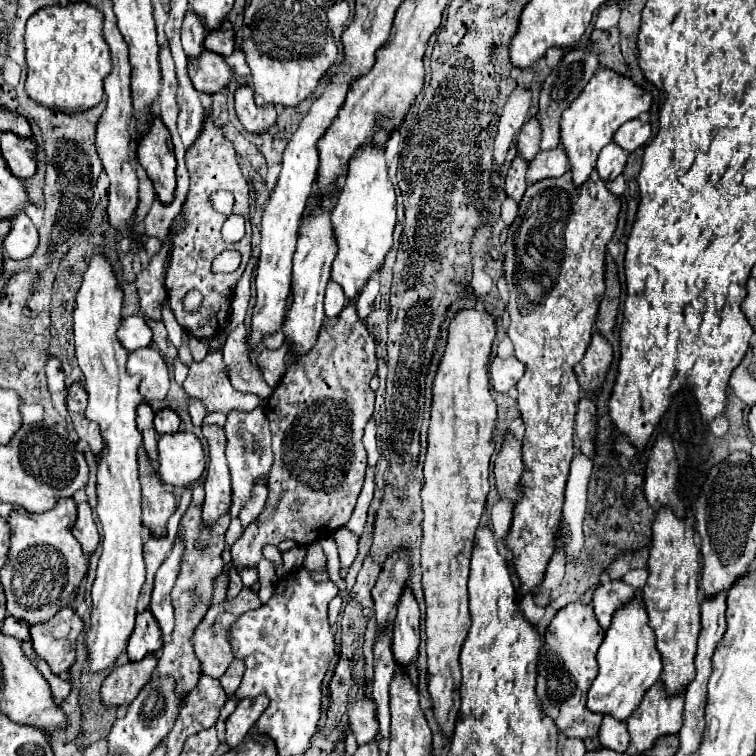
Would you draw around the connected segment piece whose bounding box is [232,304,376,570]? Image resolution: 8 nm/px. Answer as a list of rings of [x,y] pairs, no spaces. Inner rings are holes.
[[[346,304],[334,326],[322,326],[316,348],[312,348],[308,360],[304,360],[300,368],[286,372],[272,392],[266,406],[274,450],[274,466],[268,482],[268,504],[264,506],[256,522],[250,524],[244,534],[232,544],[234,570],[258,566],[264,544],[294,540],[298,546],[310,546],[322,538],[332,536],[350,520],[366,472],[366,450],[362,444],[362,434],[374,412],[374,392],[370,388],[370,380],[376,374],[374,348],[374,338],[368,332],[366,324],[358,318],[356,304]]]

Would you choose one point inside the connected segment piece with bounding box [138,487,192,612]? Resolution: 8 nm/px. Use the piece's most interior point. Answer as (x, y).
(155, 551)

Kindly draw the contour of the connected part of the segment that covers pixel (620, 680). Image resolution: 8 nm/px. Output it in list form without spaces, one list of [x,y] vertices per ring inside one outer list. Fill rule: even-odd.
[[[632,598],[628,604],[620,606],[614,612],[612,624],[606,630],[606,638],[598,650],[598,676],[588,690],[588,708],[592,712],[612,714],[604,716],[602,730],[600,730],[600,744],[604,748],[626,752],[630,734],[626,728],[626,718],[636,710],[644,692],[660,680],[662,674],[662,656],[656,648],[654,630],[648,626],[648,612],[640,598]],[[616,718],[618,720],[616,720]]]

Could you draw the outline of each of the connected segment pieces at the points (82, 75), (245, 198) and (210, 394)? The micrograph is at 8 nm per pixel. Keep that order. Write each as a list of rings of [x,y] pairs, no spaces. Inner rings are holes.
[[[88,2],[40,8],[26,24],[26,92],[46,108],[76,114],[96,106],[102,96],[104,78],[112,72],[110,48],[102,38],[102,12]]]
[[[206,116],[200,136],[196,138],[196,142],[186,152],[186,168],[190,172],[190,192],[186,196],[182,212],[174,218],[174,222],[170,226],[172,252],[170,252],[170,262],[168,262],[168,268],[166,268],[166,290],[168,290],[168,300],[170,300],[170,306],[176,314],[178,324],[198,340],[212,340],[212,338],[220,336],[228,326],[234,288],[236,288],[236,284],[238,284],[238,280],[240,280],[240,276],[246,268],[246,262],[248,262],[250,254],[252,254],[252,242],[250,242],[252,240],[250,186],[248,186],[248,182],[246,182],[246,178],[240,170],[240,164],[238,164],[236,150],[234,150],[232,142],[224,138],[222,128],[214,126],[210,116]],[[218,190],[228,190],[228,192],[234,194],[234,212],[242,214],[248,222],[246,236],[236,244],[224,244],[224,240],[220,236],[220,228],[222,228],[222,222],[226,220],[226,214],[216,212],[214,206],[212,206],[212,200],[210,200],[210,196]],[[224,250],[238,250],[242,254],[242,264],[232,274],[214,274],[210,270],[212,260]],[[192,288],[196,288],[204,294],[202,308],[196,314],[188,314],[182,308],[182,300],[184,300],[186,292],[192,290]]]
[[[216,348],[216,350],[210,350],[204,360],[200,362],[192,360],[190,374],[184,380],[186,394],[192,398],[198,398],[204,404],[208,414],[222,412],[228,416],[234,410],[252,412],[256,406],[264,404],[254,394],[236,392],[230,380],[224,380],[220,372],[224,372],[222,348]]]

